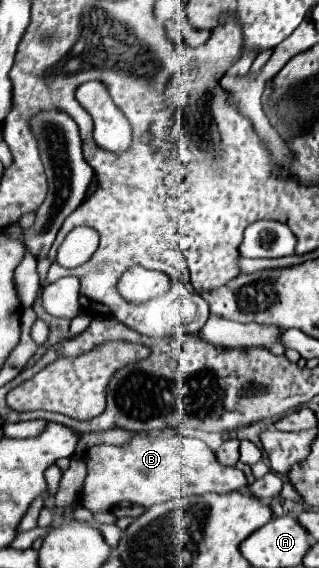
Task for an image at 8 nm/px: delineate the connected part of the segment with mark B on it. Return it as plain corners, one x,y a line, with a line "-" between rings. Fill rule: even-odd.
170,430
160,432
160,436
134,436
126,446
102,444
86,451
78,452
77,444
75,456
82,459
83,454
88,466
80,504
90,512
110,512
120,502
132,502
150,508
172,498
206,492
232,492
248,486
244,472
222,466
202,440
178,436

